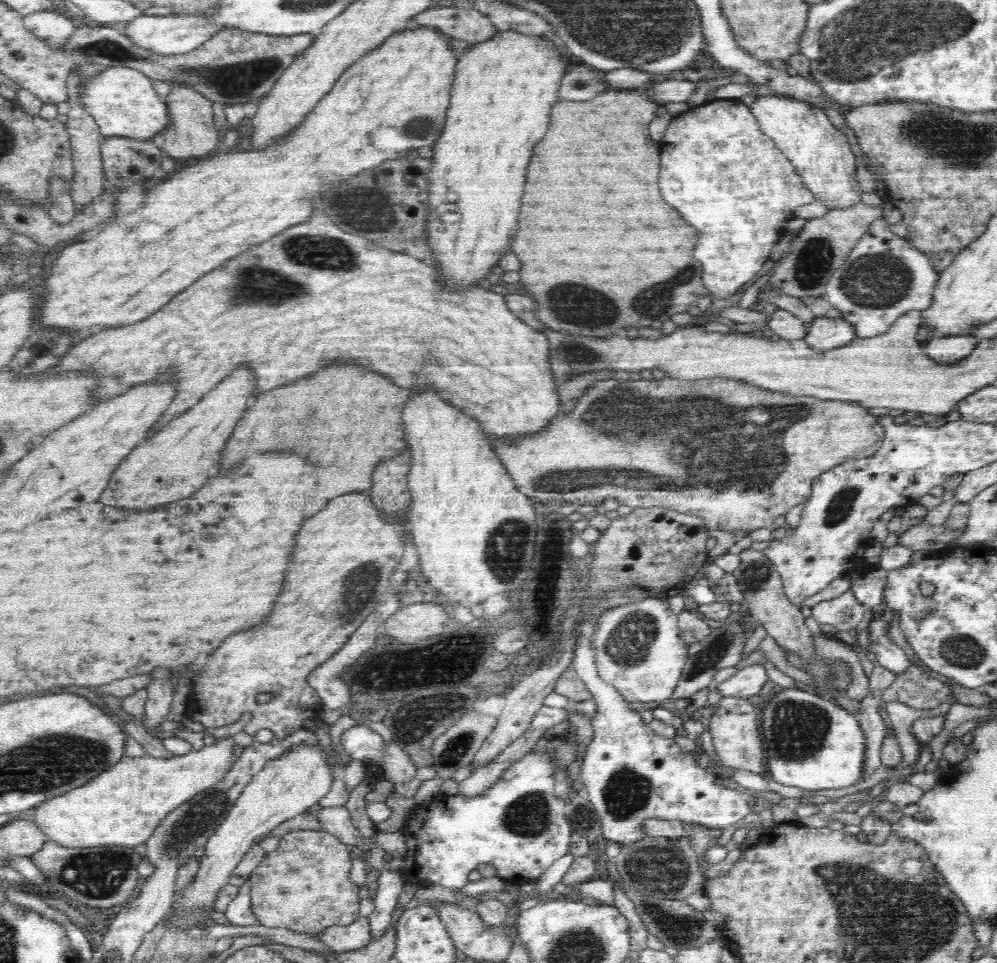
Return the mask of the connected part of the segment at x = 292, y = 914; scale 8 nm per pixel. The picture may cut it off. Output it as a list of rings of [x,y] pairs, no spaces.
[[[302,830],[290,832],[279,841],[276,852],[267,852],[260,864],[250,873],[251,908],[260,924],[272,928],[286,928],[309,935],[318,934],[331,926],[348,926],[361,914],[359,888],[350,882],[352,858],[350,847],[328,832]]]

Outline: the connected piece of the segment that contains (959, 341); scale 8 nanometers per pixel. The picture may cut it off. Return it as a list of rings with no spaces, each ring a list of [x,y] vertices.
[[[959,335],[952,337],[937,338],[934,337],[931,342],[926,342],[922,350],[934,361],[942,364],[954,364],[966,358],[978,344],[979,340],[973,338],[972,335]]]

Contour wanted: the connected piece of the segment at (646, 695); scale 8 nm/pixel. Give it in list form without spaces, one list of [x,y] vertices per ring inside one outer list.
[[[650,597],[604,611],[591,634],[591,644],[595,648],[599,677],[612,685],[628,702],[656,702],[658,707],[666,707],[679,715],[671,696],[687,661],[688,643],[682,640],[677,614],[672,611],[668,601]]]

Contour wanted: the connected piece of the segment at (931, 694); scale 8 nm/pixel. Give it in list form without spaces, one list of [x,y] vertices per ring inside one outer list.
[[[911,664],[884,692],[884,702],[900,701],[910,708],[928,710],[940,706],[950,698],[950,687],[946,683],[922,671],[920,667]]]

